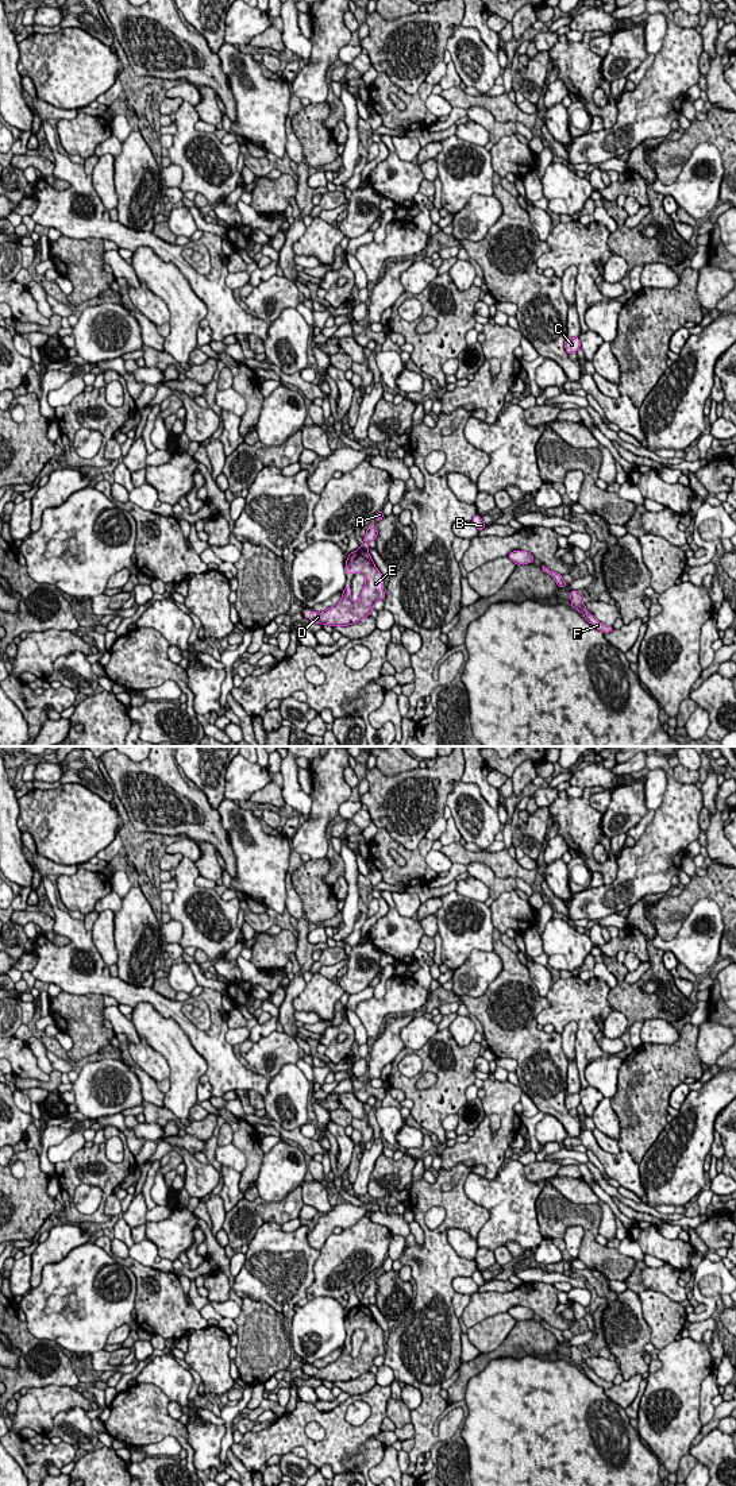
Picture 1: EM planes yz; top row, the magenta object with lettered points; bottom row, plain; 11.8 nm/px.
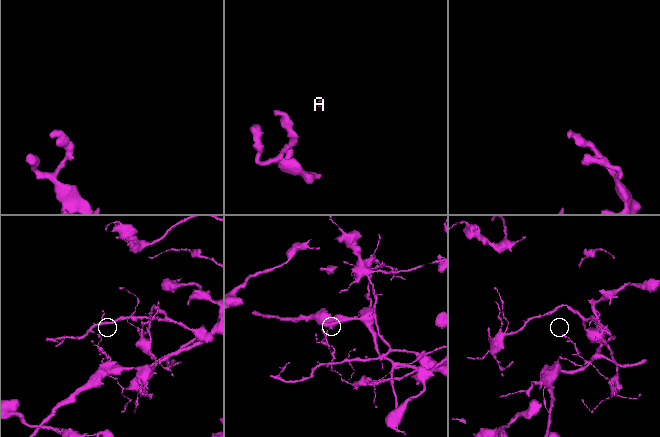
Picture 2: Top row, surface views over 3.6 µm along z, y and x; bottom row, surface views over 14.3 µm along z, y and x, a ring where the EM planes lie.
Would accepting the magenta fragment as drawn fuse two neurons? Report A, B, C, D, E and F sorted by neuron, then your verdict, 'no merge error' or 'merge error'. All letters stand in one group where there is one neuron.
groups A B C F / D E; merge error

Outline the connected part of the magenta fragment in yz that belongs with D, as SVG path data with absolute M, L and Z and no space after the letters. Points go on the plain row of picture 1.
M357 1305L346 1316L347 1329L362 1329L365 1343L357 1358L350 1355L351 1342L343 1344L342 1355L323 1369L309 1367L309 1377L328 1382L348 1382L369 1373L377 1356L385 1355L384 1331L378 1327L367 1305Z

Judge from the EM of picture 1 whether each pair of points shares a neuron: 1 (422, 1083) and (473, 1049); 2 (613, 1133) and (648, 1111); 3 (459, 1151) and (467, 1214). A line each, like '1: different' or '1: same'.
1: different
2: different
3: different

